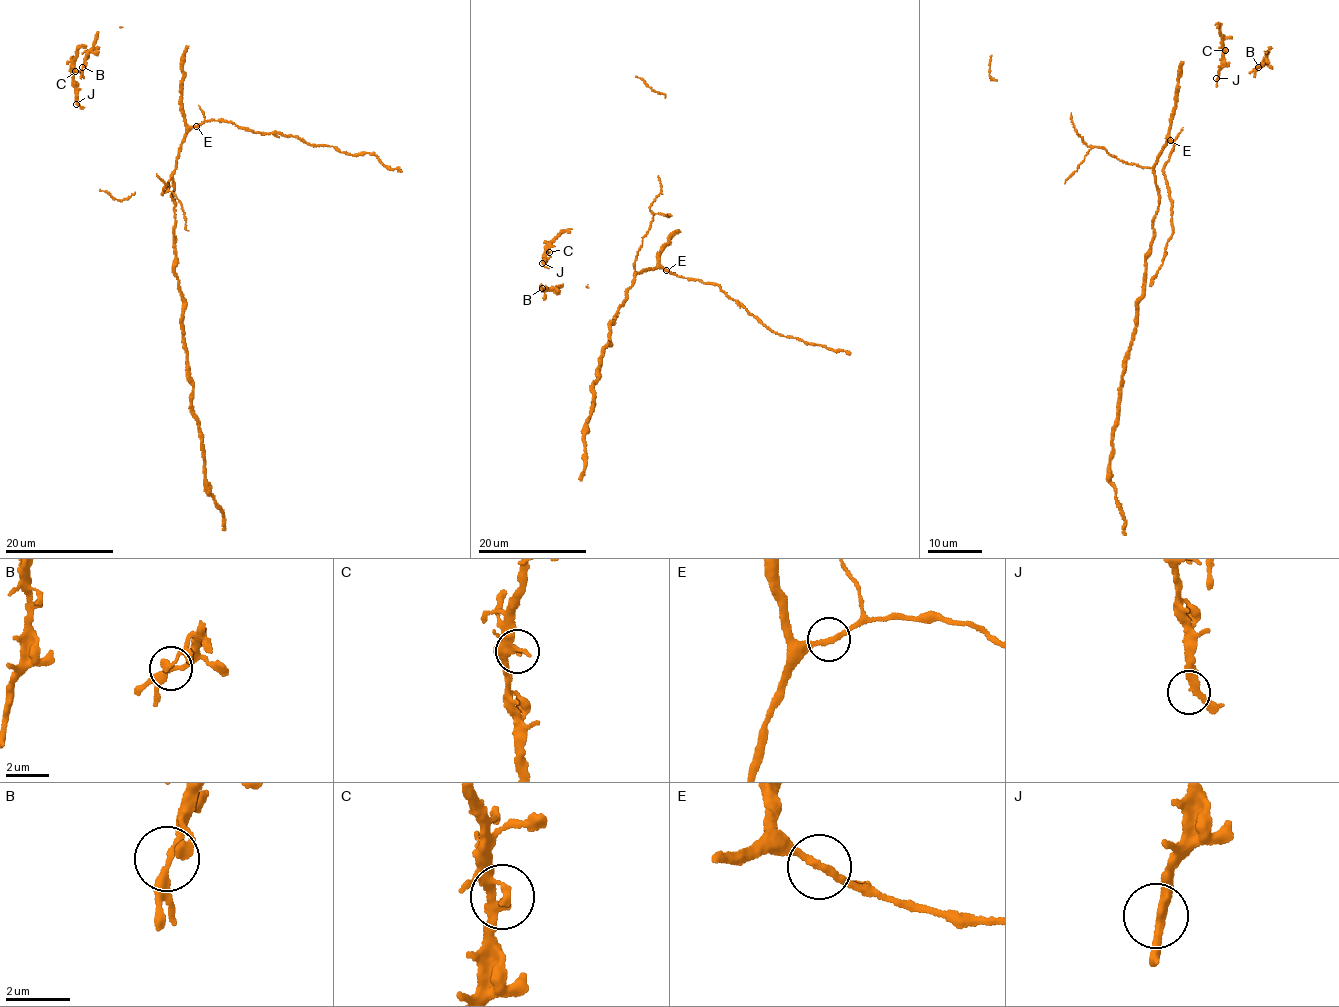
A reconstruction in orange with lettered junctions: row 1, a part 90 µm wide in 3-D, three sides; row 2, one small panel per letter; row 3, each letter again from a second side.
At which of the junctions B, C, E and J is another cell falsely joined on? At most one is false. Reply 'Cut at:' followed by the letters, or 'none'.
Cut at: none

